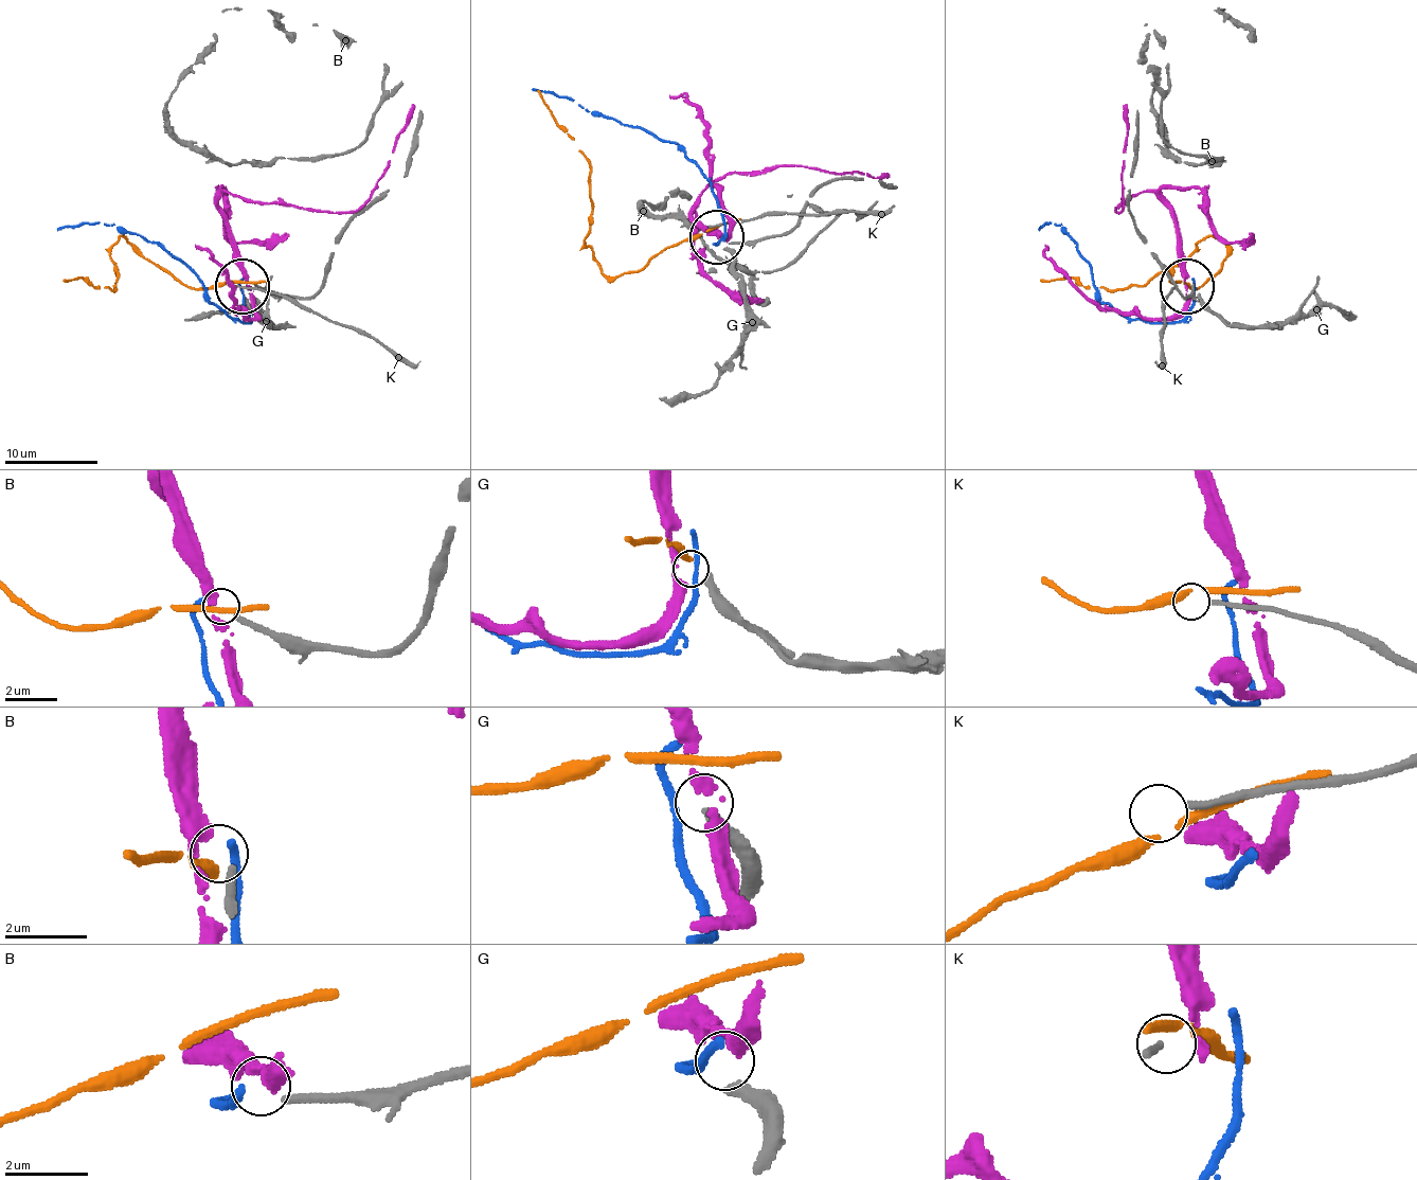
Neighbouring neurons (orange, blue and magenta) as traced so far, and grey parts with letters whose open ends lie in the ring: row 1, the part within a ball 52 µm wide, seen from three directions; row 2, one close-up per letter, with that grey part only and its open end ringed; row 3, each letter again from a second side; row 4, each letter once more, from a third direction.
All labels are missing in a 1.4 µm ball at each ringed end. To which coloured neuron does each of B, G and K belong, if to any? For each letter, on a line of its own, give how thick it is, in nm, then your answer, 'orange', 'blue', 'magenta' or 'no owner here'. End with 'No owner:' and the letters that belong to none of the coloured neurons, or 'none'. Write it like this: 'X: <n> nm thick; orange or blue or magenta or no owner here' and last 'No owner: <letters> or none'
B: 200 nm thick; blue
G: 320 nm thick; magenta
K: 160 nm thick; no owner here
No owner: K

